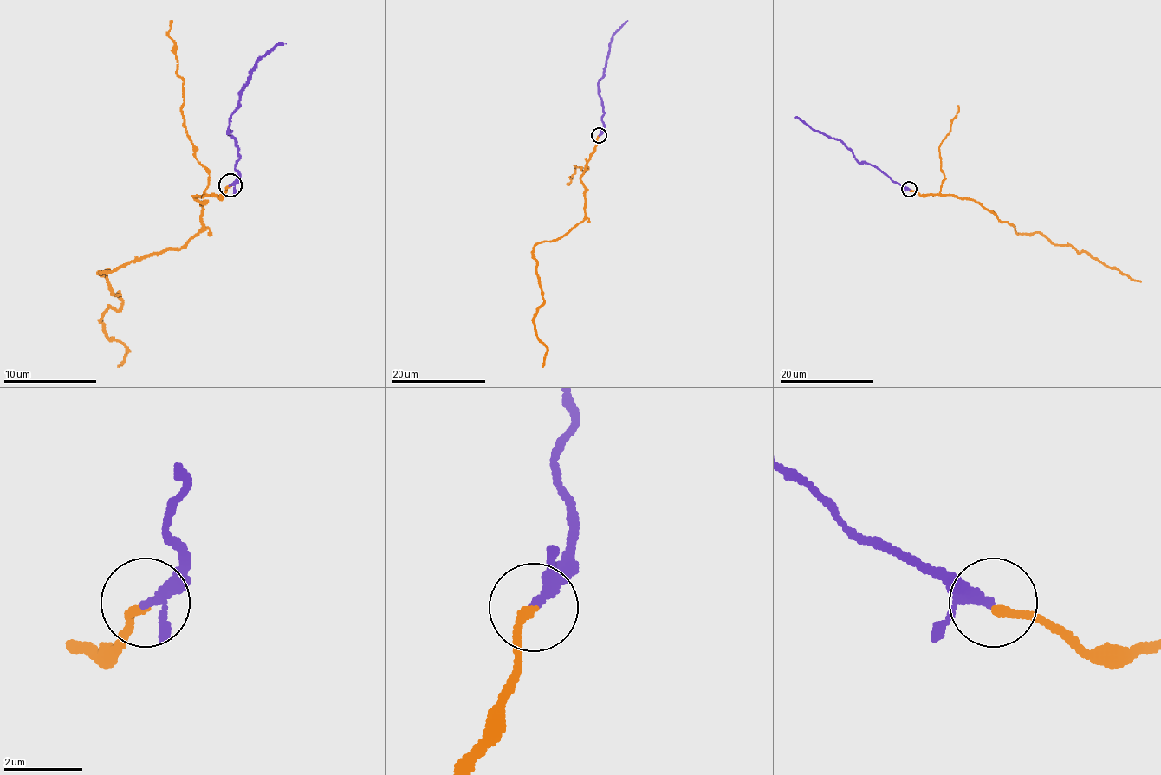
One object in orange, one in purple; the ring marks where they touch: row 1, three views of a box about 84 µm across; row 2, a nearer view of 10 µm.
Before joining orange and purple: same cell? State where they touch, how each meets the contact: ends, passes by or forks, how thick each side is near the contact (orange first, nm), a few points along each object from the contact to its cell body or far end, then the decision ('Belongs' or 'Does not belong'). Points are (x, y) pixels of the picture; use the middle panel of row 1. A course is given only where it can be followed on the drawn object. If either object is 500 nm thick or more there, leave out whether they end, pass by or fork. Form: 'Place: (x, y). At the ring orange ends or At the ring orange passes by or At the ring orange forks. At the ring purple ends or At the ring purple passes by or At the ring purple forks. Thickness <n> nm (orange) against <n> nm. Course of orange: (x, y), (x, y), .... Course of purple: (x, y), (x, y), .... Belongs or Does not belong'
Place: (599, 135). At the ring orange ends. At the ring purple passes by. Thickness 200 nm (orange) against 180 nm. Course of orange: (599, 136), (580, 178), (585, 217), (533, 249), (544, 301), (533, 319), (546, 347), (541, 367). Course of purple: (599, 136), (604, 112), (598, 93), (598, 81), (603, 77), (611, 36), (627, 20). Belongs

